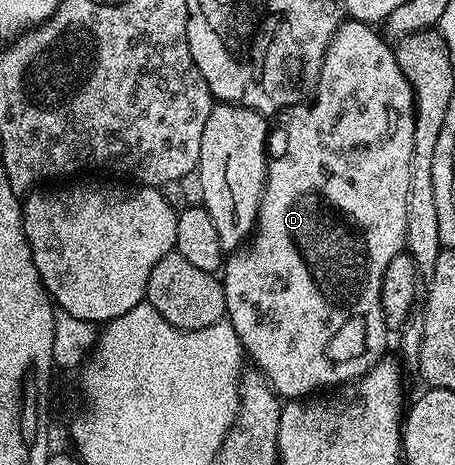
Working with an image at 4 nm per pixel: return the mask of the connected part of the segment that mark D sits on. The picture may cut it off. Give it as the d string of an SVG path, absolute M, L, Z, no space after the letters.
M350 18L337 24L337 32L331 37L321 62L321 72L315 88L317 100L310 107L302 106L290 114L294 115L285 127L285 152L278 159L268 160L265 191L261 194L261 207L257 210L257 226L253 229L251 242L244 249L230 254L223 263L220 281L225 290L227 321L239 337L242 352L248 358L249 355L253 358L252 366L265 376L266 381L285 401L309 397L301 395L309 395L320 387L340 388L342 385L352 384L367 374L386 354L387 328L381 308L381 282L383 273L387 273L387 265L391 265L393 258L406 250L407 197L411 185L411 153L415 145L415 117L413 90L407 77L403 77L403 69L399 69L396 50L390 44L388 47L385 42L386 36L376 26Z

